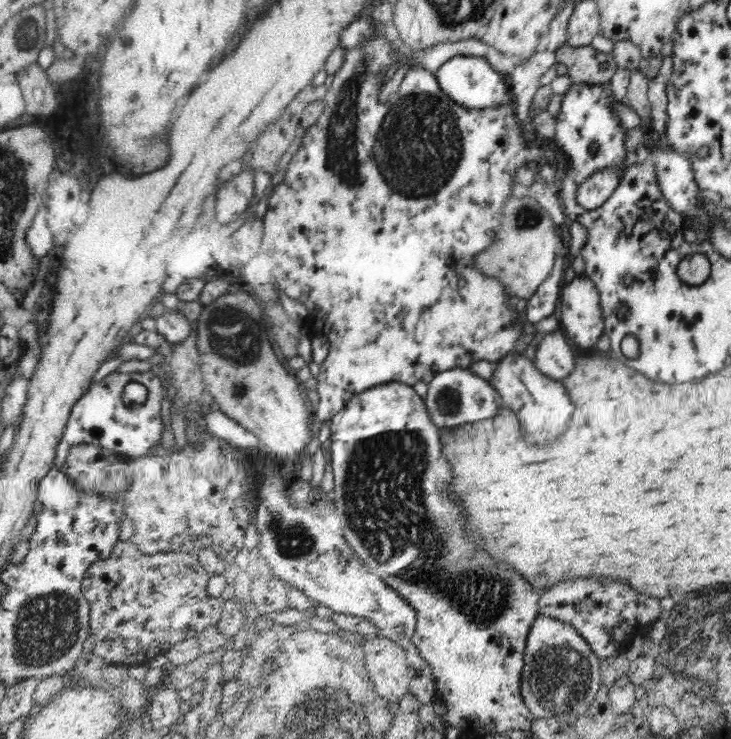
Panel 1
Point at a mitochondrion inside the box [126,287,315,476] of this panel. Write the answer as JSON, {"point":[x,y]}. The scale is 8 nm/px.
{"point":[230,324]}

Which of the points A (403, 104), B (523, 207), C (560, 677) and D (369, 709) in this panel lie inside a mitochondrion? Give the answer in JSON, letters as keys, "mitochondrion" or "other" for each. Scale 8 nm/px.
{"A":"mitochondrion","B":"mitochondrion","C":"mitochondrion","D":"mitochondrion"}

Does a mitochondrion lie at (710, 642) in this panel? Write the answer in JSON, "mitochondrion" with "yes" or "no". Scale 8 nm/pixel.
{"mitochondrion":"yes"}

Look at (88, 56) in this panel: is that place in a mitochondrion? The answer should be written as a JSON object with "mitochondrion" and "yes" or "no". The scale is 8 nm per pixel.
{"mitochondrion":"no"}

